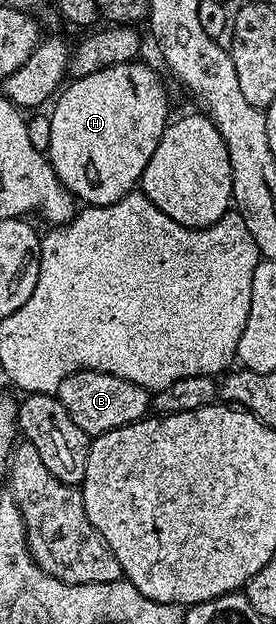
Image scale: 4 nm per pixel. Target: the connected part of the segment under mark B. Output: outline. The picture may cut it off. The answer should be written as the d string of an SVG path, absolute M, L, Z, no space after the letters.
M81 369L63 379L55 396L63 403L67 415L71 415L71 419L75 419L78 427L88 433L90 438L98 437L100 433L107 431L115 431L133 421L142 420L151 407L150 390L139 387L127 379L119 379L110 373L96 373L90 369Z

